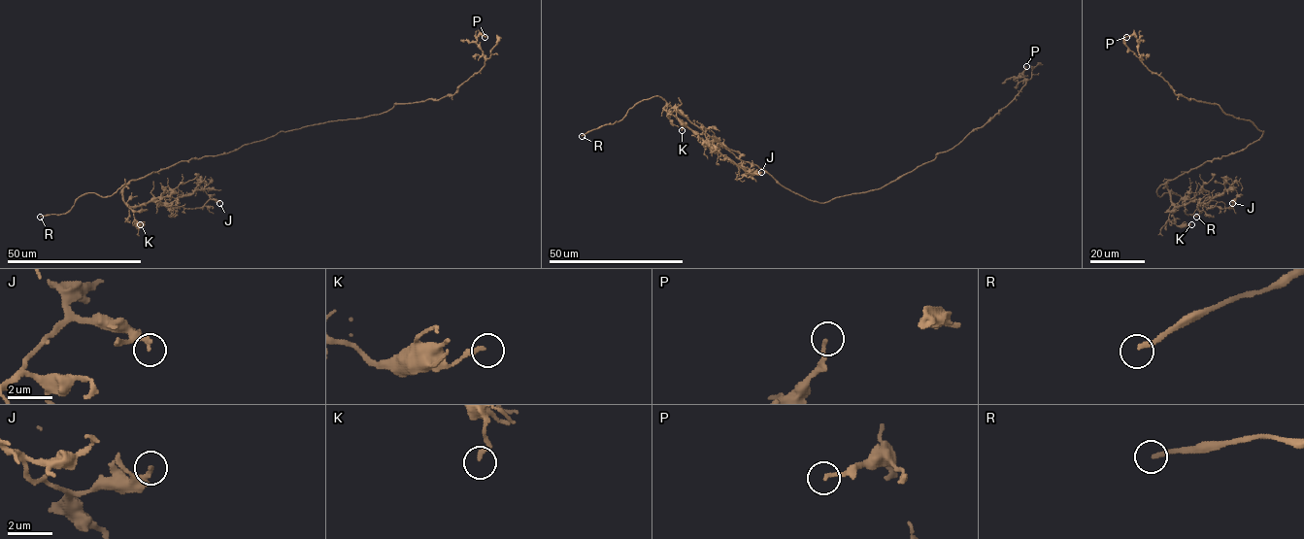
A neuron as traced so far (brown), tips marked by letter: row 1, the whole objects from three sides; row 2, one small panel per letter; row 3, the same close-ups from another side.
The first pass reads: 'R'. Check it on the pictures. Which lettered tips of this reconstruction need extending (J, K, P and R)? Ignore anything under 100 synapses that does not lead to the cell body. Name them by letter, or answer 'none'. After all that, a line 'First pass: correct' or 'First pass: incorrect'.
R
First pass: correct

